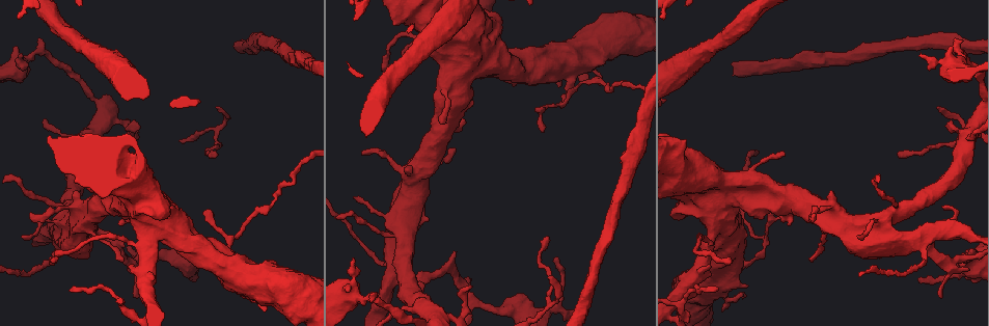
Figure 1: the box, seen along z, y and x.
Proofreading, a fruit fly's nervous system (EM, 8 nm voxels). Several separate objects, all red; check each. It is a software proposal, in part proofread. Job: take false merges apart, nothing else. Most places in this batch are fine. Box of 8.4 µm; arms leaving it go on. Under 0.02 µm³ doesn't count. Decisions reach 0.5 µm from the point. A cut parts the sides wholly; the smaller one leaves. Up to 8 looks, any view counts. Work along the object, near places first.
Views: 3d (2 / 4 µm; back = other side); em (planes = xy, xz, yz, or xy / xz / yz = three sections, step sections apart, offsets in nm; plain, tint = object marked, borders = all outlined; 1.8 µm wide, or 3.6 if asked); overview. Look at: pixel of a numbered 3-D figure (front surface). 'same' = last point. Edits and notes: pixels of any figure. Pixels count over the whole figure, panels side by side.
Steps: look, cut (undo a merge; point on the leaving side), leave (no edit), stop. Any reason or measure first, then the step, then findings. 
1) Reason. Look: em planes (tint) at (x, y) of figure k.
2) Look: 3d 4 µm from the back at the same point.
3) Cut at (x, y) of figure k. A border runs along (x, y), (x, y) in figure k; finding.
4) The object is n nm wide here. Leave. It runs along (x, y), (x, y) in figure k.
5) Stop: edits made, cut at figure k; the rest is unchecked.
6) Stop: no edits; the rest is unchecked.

Narrows sharply. Look: 3d 4 µm at (571, 75) of figure 1.

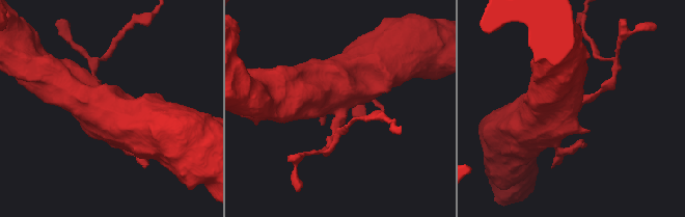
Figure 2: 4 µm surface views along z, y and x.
Look: em 3.6 µm planes (tint) at (337, 107) of figure 2.

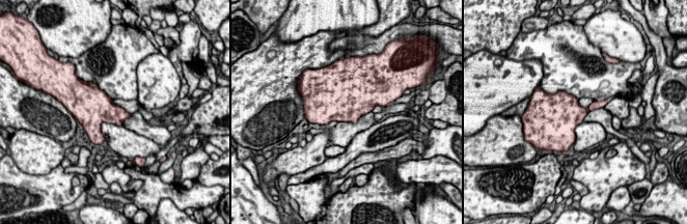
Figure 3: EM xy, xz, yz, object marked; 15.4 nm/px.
Leave. Continuous, no second cell.

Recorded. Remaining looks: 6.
Three-way junction. Look: em 3.6 µm xz step 16 (tint) at (145, 242) of figure 1.

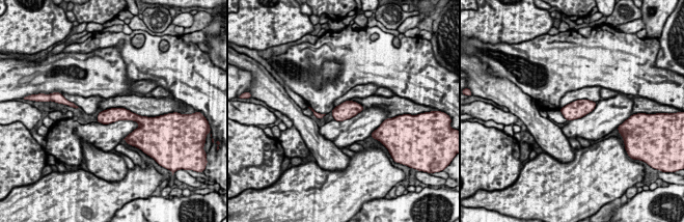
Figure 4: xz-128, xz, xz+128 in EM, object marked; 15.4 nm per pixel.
Leave. It runs along (100, 117), (130, 115), (138, 119) in figure 4; one cell here.

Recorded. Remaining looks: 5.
Sudden change in width. Look: 3d 4 µm at (132, 177) of figure 1.

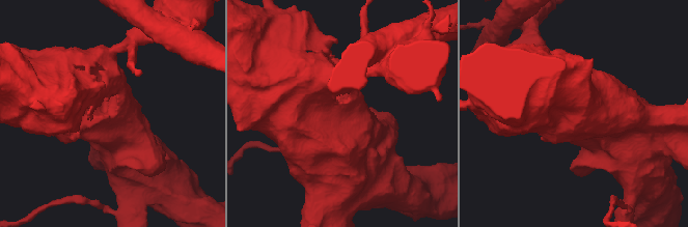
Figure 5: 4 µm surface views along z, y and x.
Shape alone is not enough. Look: em 3.6 µm yz step 4 (tint) at (111, 113) of figure 5.

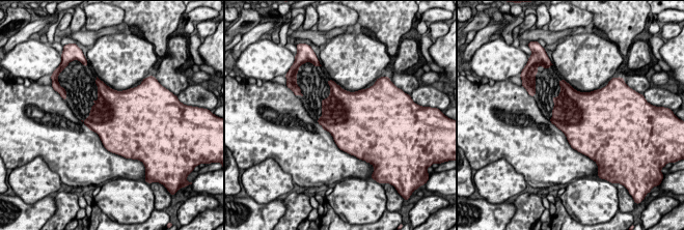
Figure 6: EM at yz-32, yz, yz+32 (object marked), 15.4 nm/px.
Look: em 3.6 µm planes (tint) at the same point.

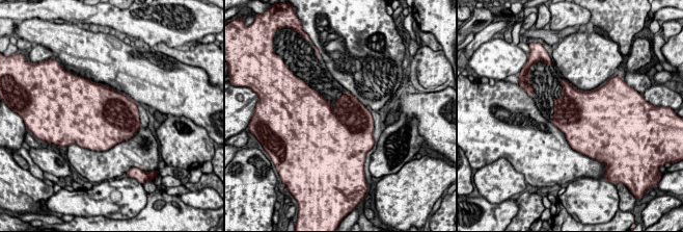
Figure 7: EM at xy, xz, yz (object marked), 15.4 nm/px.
Leave. All the same cell.

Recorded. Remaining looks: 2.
Stop: no edits; the rest is unchecked.

